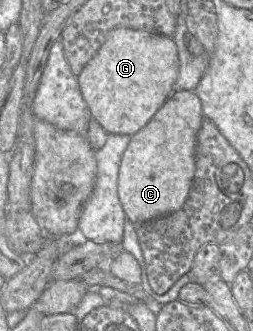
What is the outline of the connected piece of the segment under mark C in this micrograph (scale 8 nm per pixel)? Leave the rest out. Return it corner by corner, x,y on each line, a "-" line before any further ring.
176,91
151,120
131,136
120,165
118,194
125,215
133,224
140,225
176,212
185,203
195,175
197,134
202,119
197,94

